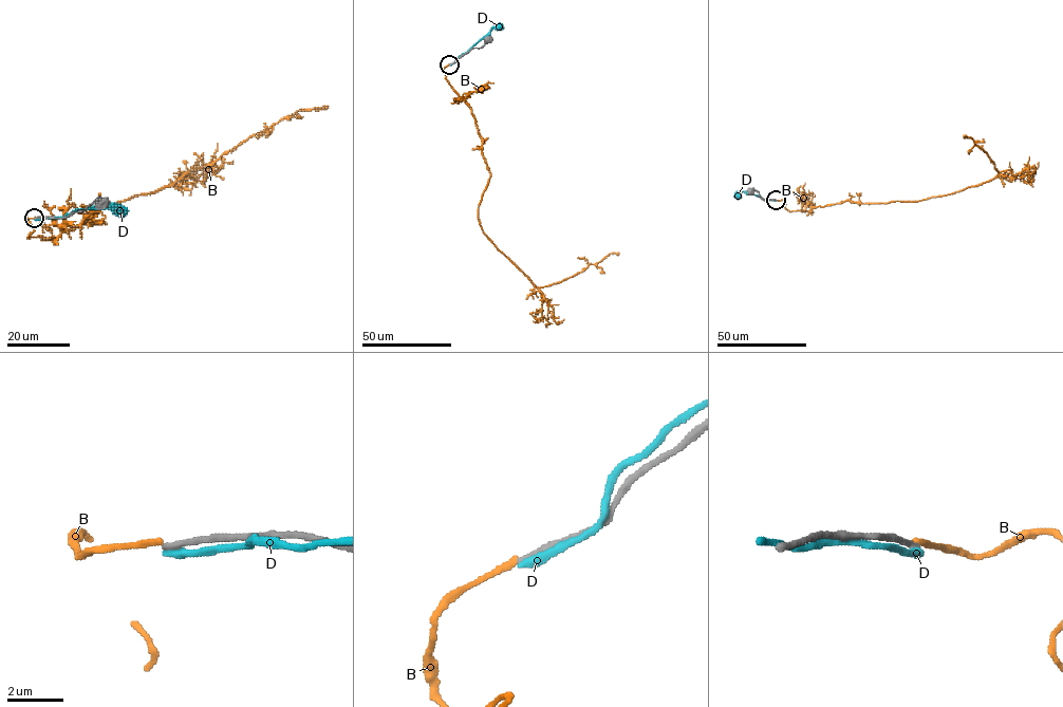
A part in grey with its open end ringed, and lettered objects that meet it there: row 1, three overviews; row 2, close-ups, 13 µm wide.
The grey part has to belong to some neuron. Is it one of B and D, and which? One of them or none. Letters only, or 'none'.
none

